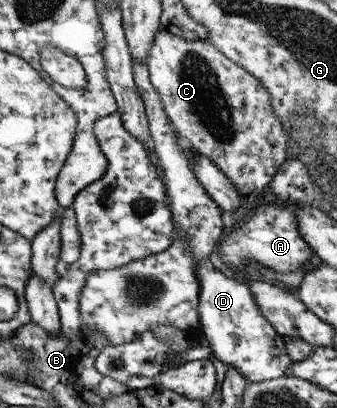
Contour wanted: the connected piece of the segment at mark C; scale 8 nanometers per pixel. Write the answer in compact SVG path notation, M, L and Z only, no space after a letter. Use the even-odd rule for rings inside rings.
M161 29L150 47L146 65L151 74L152 85L164 102L164 113L178 135L187 138L193 148L207 156L233 182L242 197L270 184L284 161L287 160L288 133L275 117L272 94L262 85L260 78L232 62L224 53L206 40L192 41Z

